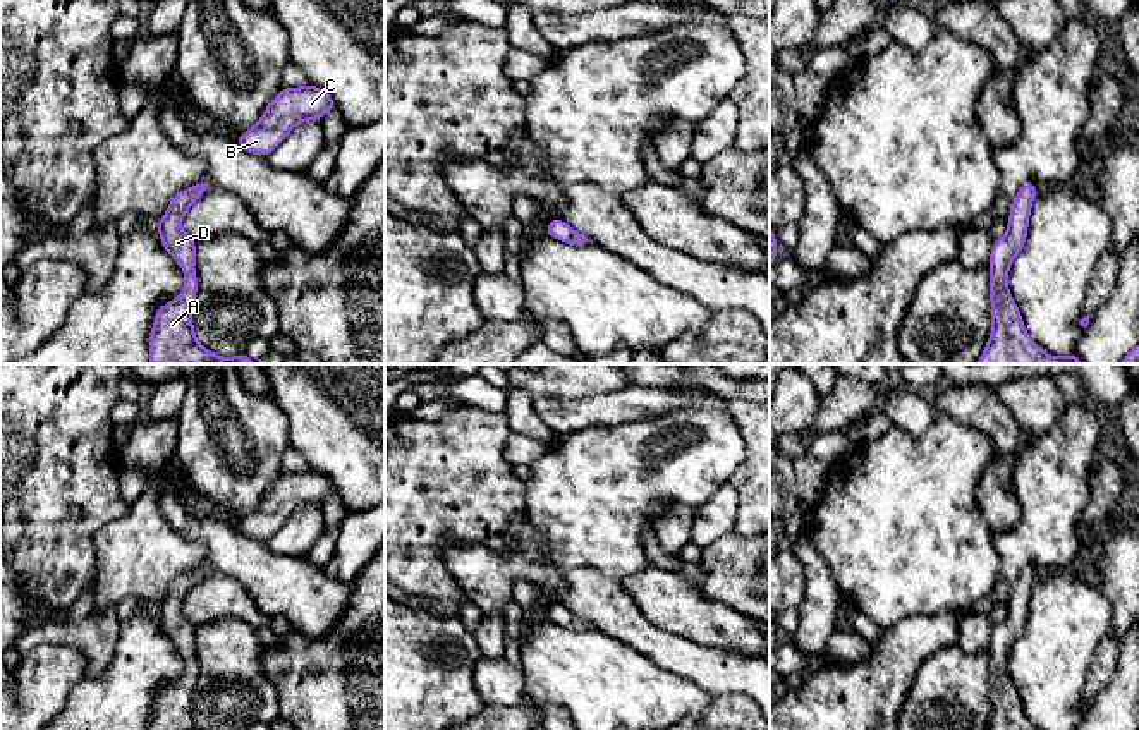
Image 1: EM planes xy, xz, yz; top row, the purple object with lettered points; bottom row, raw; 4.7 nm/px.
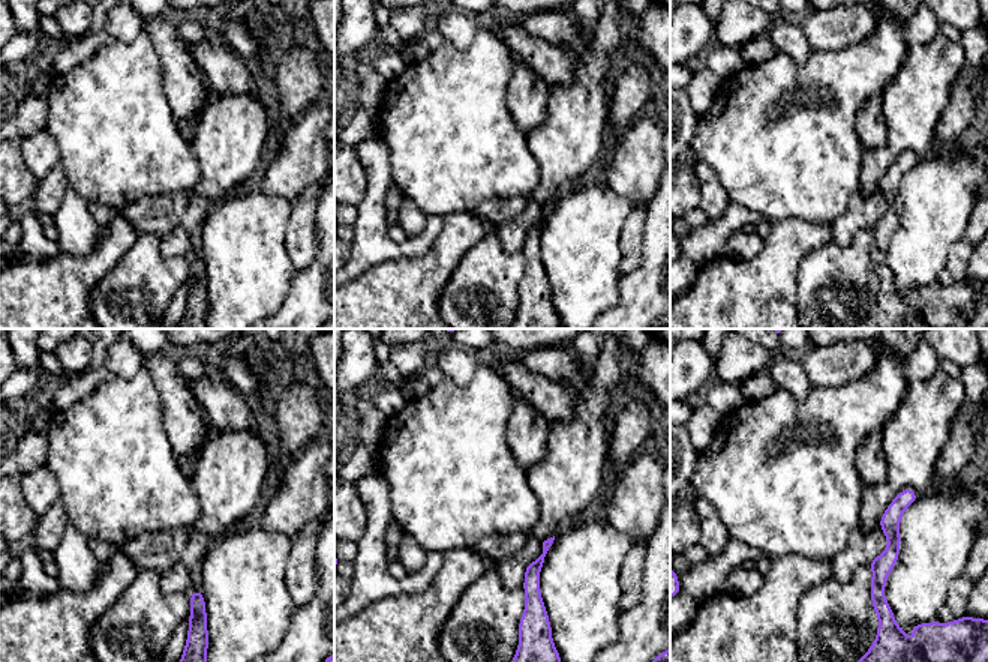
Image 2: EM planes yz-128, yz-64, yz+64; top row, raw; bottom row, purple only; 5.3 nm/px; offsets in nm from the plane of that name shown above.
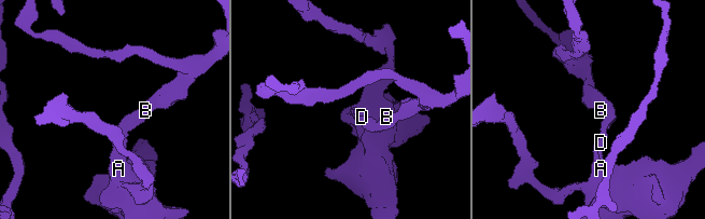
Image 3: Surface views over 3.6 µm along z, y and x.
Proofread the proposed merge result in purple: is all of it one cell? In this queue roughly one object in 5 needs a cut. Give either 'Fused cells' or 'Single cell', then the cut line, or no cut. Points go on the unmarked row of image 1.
Single cell. No split

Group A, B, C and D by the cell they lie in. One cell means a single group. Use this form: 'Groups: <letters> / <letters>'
Groups: A B C D

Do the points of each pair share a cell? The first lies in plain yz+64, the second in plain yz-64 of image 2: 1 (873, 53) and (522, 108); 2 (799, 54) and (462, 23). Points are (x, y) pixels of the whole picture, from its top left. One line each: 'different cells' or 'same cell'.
1: different cells
2: same cell

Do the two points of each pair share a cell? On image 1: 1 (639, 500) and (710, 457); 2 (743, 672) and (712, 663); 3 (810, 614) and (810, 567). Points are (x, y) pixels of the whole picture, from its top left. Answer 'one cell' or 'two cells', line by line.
1: one cell
2: one cell
3: one cell

